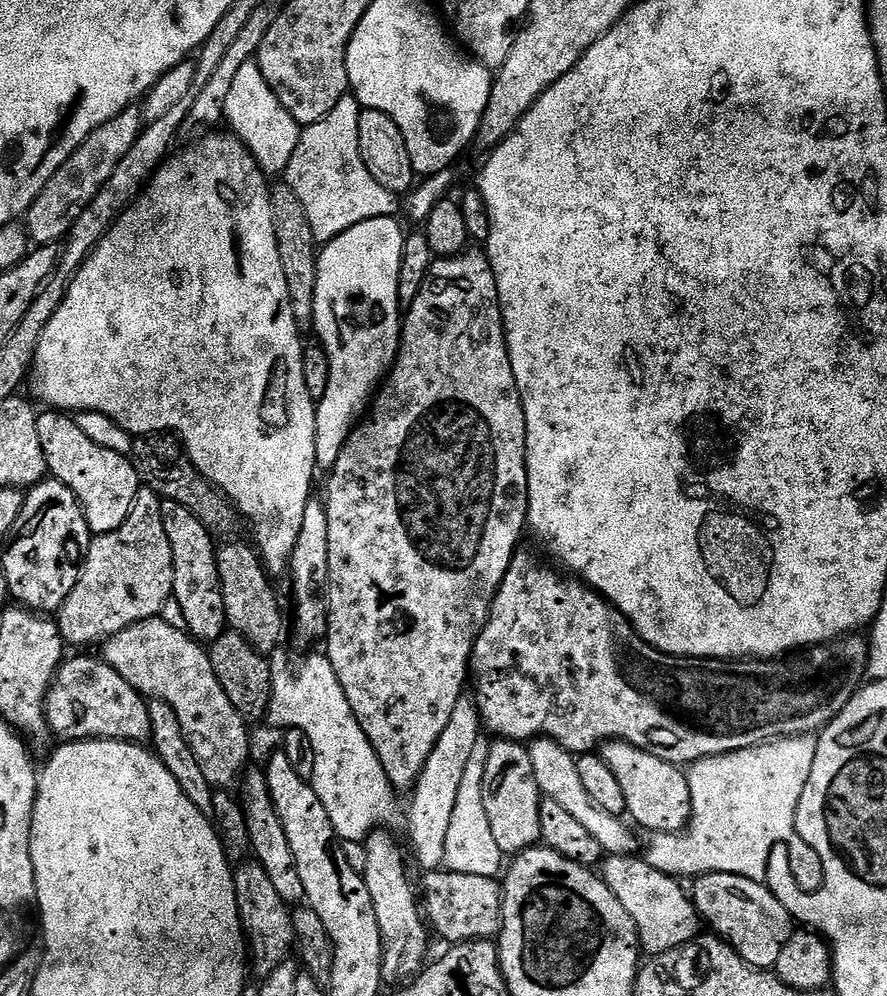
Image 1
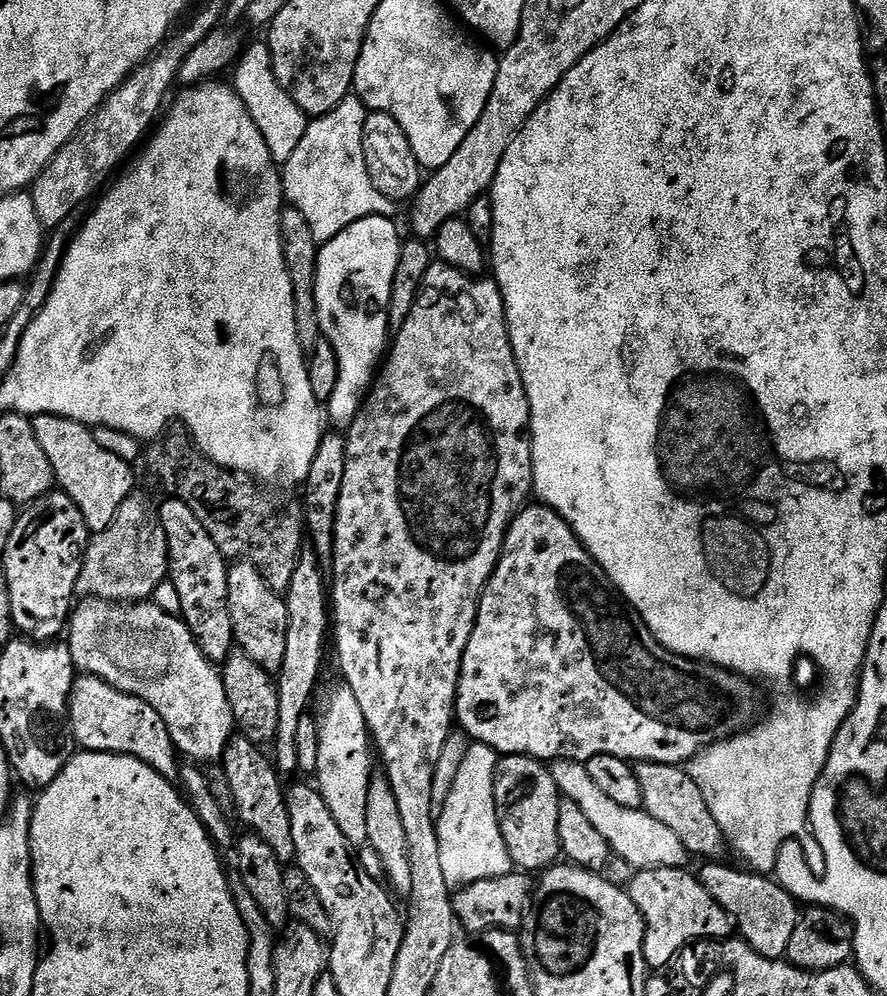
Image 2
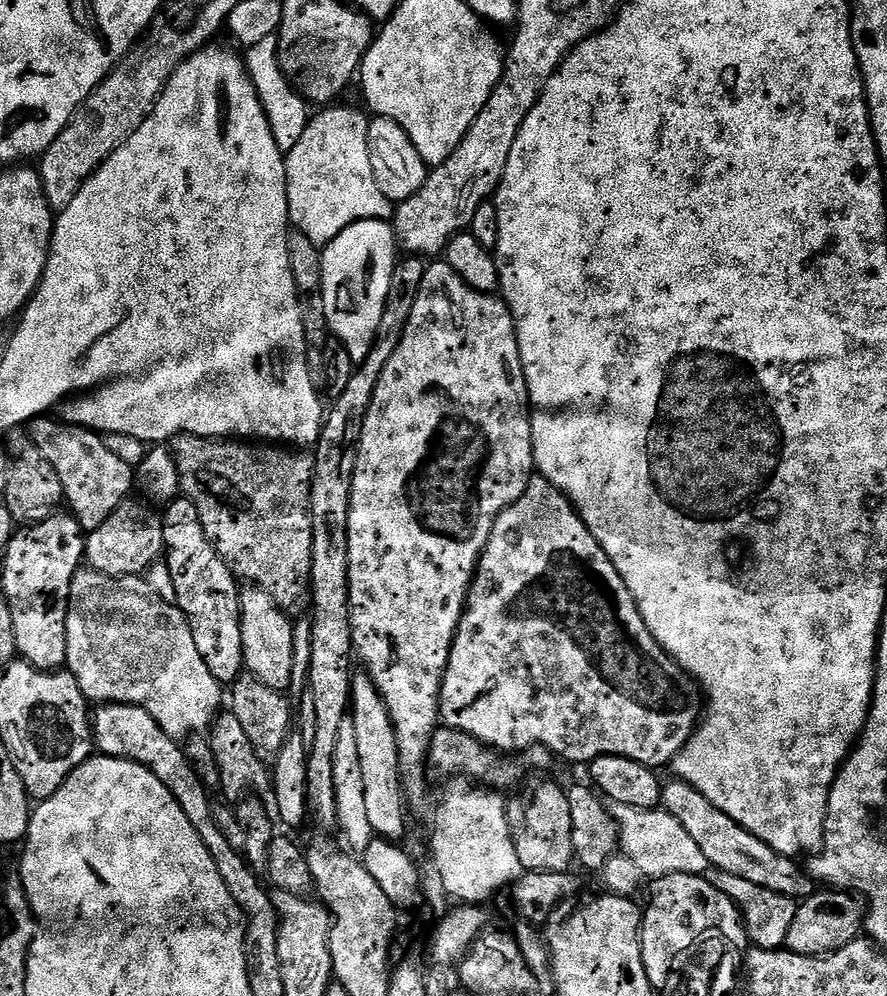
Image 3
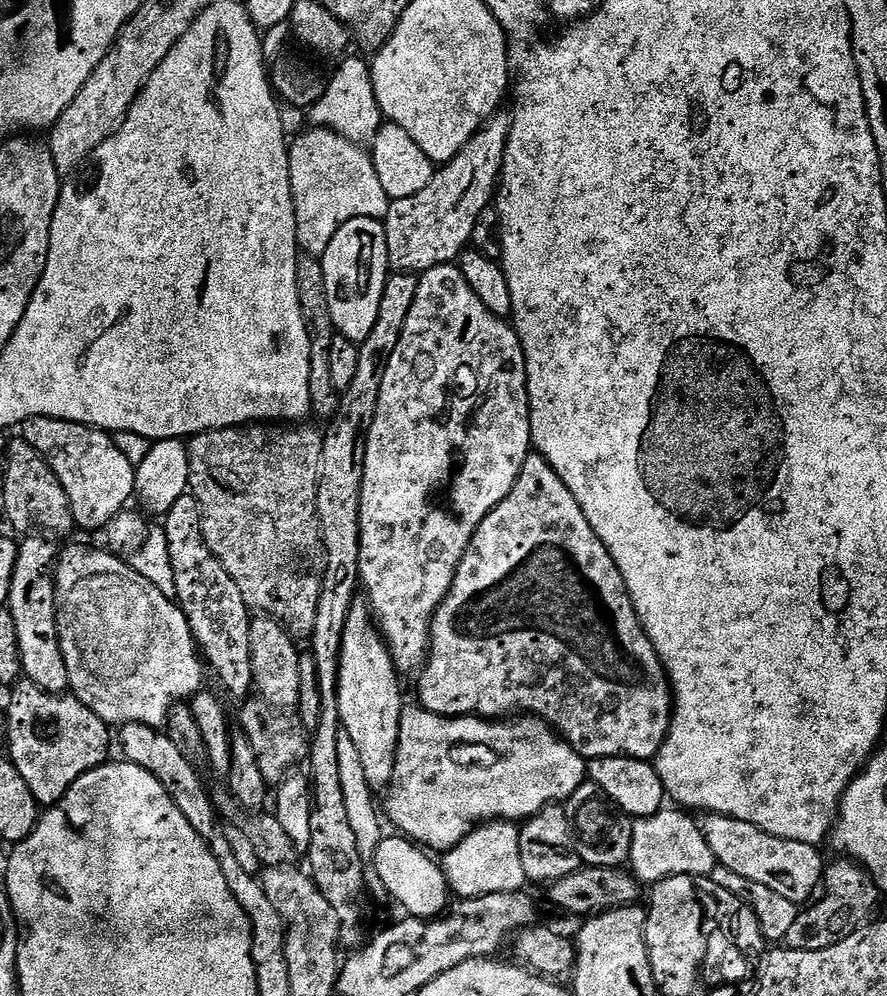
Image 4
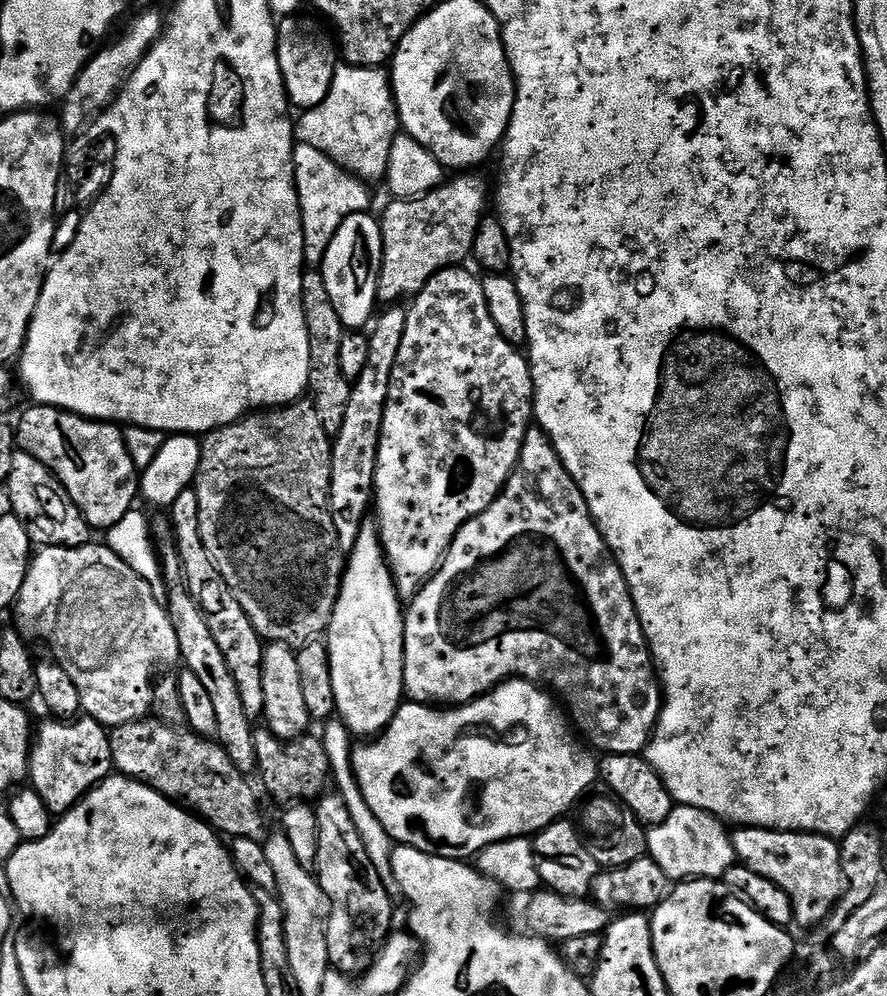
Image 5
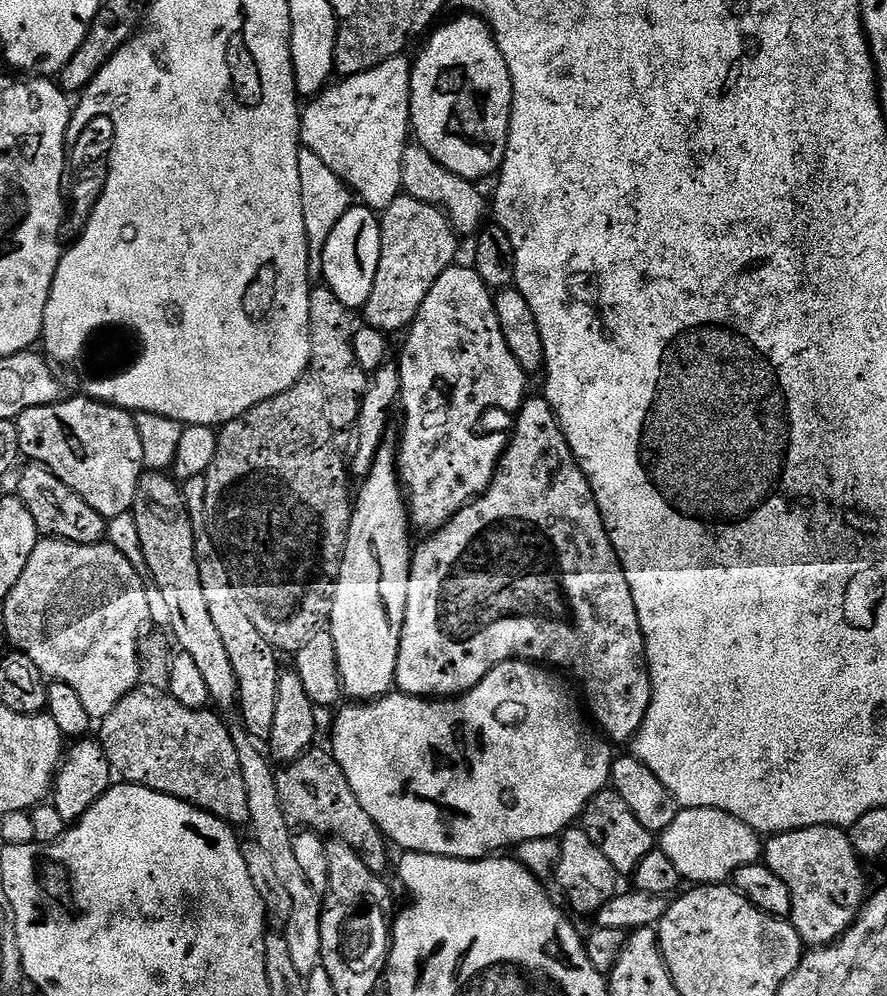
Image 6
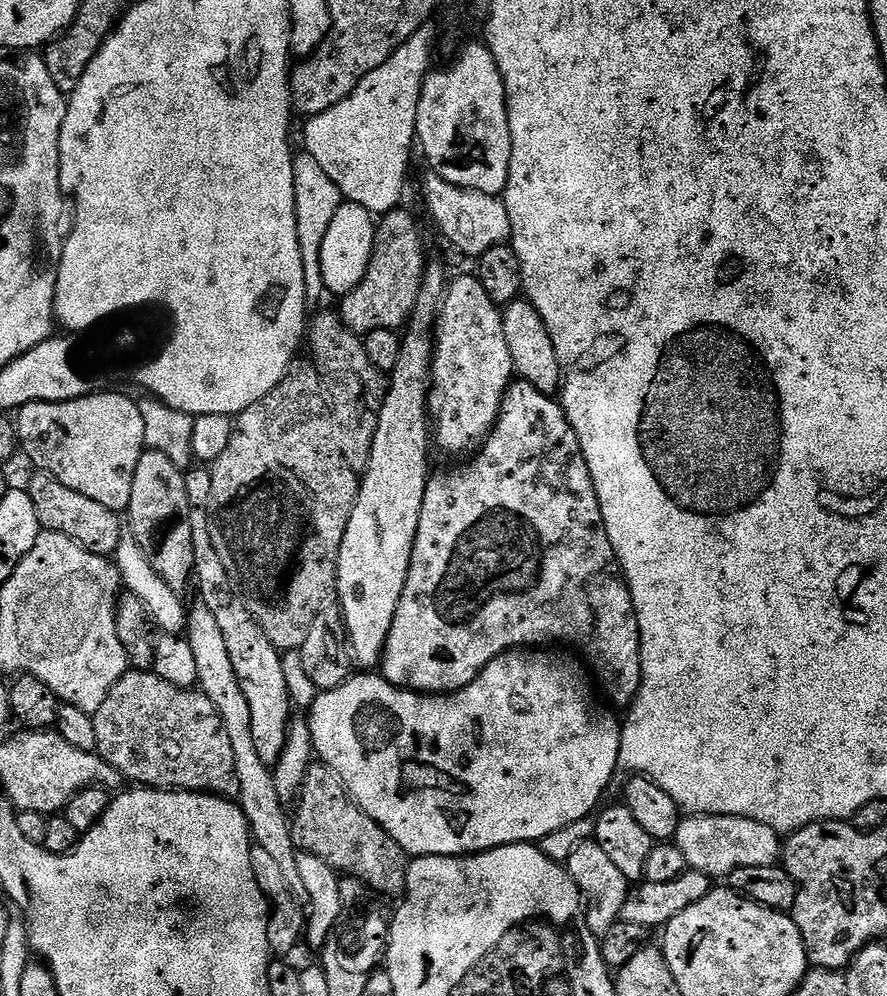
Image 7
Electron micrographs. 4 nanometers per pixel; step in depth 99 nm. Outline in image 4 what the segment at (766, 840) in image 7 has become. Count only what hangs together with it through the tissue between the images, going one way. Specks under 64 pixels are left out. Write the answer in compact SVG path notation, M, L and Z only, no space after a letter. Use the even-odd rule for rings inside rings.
M662 810L653 816L637 819L632 825L630 868L636 879L651 886L671 876L711 877L718 865L714 850L710 850L699 823L695 819L692 821L687 811L668 811Z

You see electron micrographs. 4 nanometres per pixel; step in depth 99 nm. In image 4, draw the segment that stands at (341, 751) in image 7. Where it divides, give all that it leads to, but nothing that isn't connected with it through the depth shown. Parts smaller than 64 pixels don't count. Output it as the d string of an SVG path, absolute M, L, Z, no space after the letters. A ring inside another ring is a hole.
M419 706L405 707L400 719L400 745L396 751L393 778L383 797L384 808L388 811L388 820L393 824L397 833L403 834L417 846L423 846L433 853L445 854L458 846L477 826L489 821L523 822L538 814L549 804L568 802L572 795L586 784L586 761L583 756L576 753L565 740L560 739L551 724L545 720L538 720L531 714L521 715L519 718L508 718L501 722L499 719L488 719L483 716L439 716Z

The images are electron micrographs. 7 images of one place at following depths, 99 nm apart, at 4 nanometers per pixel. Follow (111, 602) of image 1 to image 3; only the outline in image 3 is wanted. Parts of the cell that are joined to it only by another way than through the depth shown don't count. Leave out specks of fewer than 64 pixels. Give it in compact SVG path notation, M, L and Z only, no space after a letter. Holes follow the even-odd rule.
M129 498L122 501L118 510L114 510L114 514L110 514L98 530L87 533L84 546L87 567L107 576L143 577L163 557L164 522L161 513L136 500Z

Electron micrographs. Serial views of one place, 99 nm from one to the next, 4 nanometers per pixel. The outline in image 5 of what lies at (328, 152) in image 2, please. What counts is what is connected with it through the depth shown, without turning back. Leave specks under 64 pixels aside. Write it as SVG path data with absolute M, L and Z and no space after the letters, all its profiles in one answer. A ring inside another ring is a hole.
M297 143L292 153L292 165L296 171L296 193L300 199L300 217L302 218L302 234L304 235L304 262L308 266L323 265L324 255L342 222L350 218L350 214L368 212L371 209L372 196L368 193L369 185L357 176L353 176L341 164L331 160L322 150L316 150L309 144Z

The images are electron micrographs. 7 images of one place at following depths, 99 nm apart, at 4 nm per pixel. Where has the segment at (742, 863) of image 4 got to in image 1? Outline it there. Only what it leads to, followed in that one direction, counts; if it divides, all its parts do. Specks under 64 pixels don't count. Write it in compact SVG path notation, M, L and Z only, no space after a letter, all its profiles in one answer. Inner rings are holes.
M610 740L599 749L598 755L614 770L614 778L622 785L622 792L626 794L627 815L632 816L633 825L641 824L645 833L675 832L680 834L688 827L692 816L690 782L683 767L666 762L649 752L643 752L638 746L634 746L625 740Z

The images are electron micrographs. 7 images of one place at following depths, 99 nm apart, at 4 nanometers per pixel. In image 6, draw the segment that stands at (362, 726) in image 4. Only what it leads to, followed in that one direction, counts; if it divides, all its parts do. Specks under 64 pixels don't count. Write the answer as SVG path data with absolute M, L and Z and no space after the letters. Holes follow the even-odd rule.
M385 442L381 444L380 449L376 451L374 462L370 466L368 475L363 477L364 484L354 496L354 507L352 510L352 521L348 527L348 537L344 547L344 557L340 563L340 574L336 577L336 593L332 596L332 614L330 617L330 631L334 644L334 650L337 652L337 670L340 675L342 692L345 697L351 698L356 702L367 702L375 700L381 696L389 695L393 691L396 683L396 667L398 666L398 646L402 638L402 626L404 625L404 615L406 614L406 594L408 593L408 583L410 582L410 570L412 569L412 554L414 543L408 537L410 533L410 509L406 503L406 493L400 483L400 469L398 467L398 448L395 443Z

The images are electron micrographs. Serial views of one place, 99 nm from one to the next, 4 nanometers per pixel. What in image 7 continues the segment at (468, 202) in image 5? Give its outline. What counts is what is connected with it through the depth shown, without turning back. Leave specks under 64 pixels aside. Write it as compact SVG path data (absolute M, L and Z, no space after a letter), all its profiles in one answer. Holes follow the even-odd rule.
M404 206L383 213L376 224L372 261L366 270L366 278L349 296L339 301L338 311L344 325L357 334L367 334L379 328L403 329L414 310L425 267L424 240L420 237L419 222Z

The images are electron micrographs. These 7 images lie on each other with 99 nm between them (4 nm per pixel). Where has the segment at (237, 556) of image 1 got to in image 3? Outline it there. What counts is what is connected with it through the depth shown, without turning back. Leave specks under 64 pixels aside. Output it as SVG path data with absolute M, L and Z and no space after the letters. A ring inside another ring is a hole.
M244 586L240 589L240 625L242 626L242 654L244 655L244 666L247 675L258 678L258 682L264 683L266 686L270 686L270 690L278 690L284 692L285 690L291 689L292 686L292 675L294 674L294 634L292 633L294 624L290 619L288 621L289 613L285 609L278 607L274 602L274 598L270 598L270 594L266 594L266 590L257 588L255 586Z

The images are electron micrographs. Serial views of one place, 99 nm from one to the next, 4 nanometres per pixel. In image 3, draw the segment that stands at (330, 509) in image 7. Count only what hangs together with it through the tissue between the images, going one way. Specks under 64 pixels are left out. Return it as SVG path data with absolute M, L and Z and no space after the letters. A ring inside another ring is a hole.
M181 434L173 436L170 441L170 451L176 460L178 474L180 475L179 491L194 506L198 506L198 518L202 518L202 530L206 530L206 538L214 546L214 550L226 562L228 569L235 574L237 581L247 582L249 585L266 590L270 598L278 607L293 610L300 603L305 603L310 592L312 582L312 479L316 457L308 450L293 450L288 446L269 446L264 442L233 442L228 438L209 438L207 436L189 436Z

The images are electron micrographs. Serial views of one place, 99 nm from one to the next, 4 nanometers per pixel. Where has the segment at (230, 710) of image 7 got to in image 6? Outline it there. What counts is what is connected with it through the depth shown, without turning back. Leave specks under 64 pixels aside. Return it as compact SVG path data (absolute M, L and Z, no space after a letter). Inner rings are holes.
M243 727L232 728L232 741L238 750L242 778L246 781L246 802L250 802L250 818L248 819L250 829L252 828L250 836L251 839L258 842L258 846L262 846L262 850L266 850L267 856L270 857L270 863L274 865L274 871L278 874L278 879L282 881L282 886L286 886L286 903L292 907L288 912L288 929L286 929L288 945L290 946L290 959L294 962L298 974L302 974L306 978L313 970L320 967L322 900L317 889L310 887L306 874L302 874L302 869L298 867L292 845L294 832L282 814L282 806L278 802L277 769L274 767L273 761L267 755L260 756L259 750L256 749L259 747L254 743L252 737L244 731Z

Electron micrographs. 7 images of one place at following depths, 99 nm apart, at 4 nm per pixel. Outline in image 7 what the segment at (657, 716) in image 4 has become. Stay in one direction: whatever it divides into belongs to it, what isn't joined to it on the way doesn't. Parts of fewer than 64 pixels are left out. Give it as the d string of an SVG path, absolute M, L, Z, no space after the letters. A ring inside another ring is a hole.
M519 378L513 379L508 385L507 394L504 395L500 417L496 419L492 433L482 441L478 451L471 457L473 460L469 464L460 464L449 472L440 472L437 476L436 473L429 475L426 494L422 498L422 514L418 518L418 534L414 538L414 550L406 586L402 590L402 598L398 602L398 610L394 614L394 622L390 626L390 634L386 638L382 657L382 675L396 688L421 694L456 692L459 688L474 682L476 675L494 657L502 655L503 652L520 650L525 646L552 646L548 644L554 643L555 640L565 640L577 648L575 651L581 657L585 656L583 659L590 665L598 684L600 679L600 684L604 687L605 694L613 700L611 701L613 705L630 706L636 701L642 682L642 658L640 627L634 602L628 589L628 582L624 579L624 571L621 570L618 558L614 554L614 546L606 534L602 506L598 502L598 494L594 490L594 482L586 466L586 458L578 442L578 434L574 434L563 407L552 400L555 399L549 393L539 392L537 388L530 386L530 382Z

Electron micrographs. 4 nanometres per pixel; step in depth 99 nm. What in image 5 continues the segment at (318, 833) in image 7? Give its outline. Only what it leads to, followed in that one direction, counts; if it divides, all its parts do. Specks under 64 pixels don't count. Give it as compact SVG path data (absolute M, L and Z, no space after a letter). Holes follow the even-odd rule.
M260 726L252 733L256 751L258 777L264 788L280 803L288 806L293 802L312 802L324 795L330 784L332 767L326 758L326 746L319 735L305 734L297 740L279 740L267 727Z

